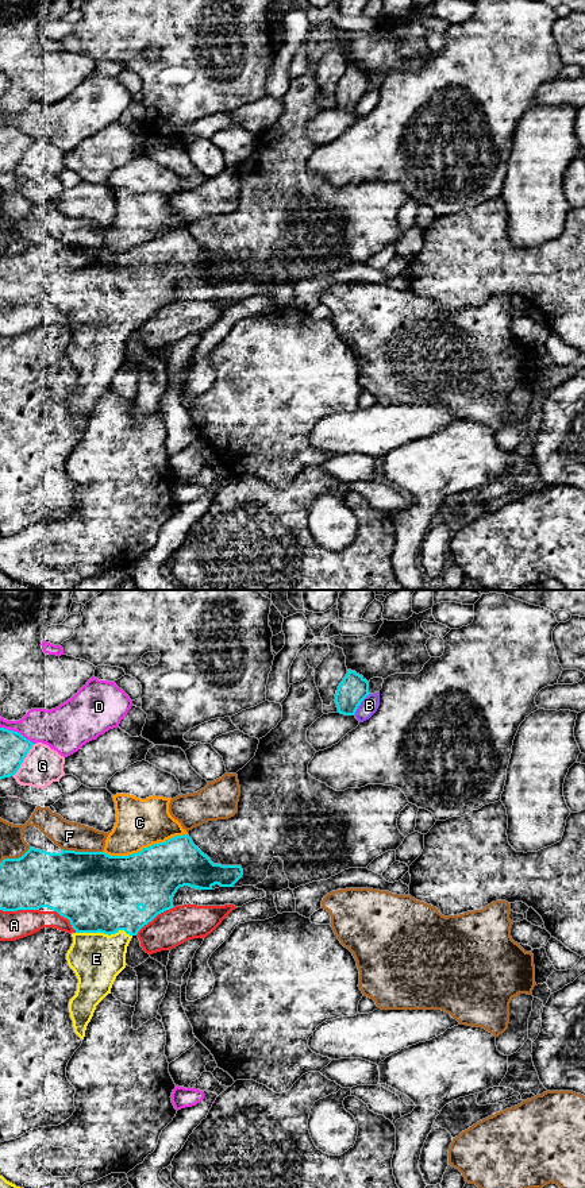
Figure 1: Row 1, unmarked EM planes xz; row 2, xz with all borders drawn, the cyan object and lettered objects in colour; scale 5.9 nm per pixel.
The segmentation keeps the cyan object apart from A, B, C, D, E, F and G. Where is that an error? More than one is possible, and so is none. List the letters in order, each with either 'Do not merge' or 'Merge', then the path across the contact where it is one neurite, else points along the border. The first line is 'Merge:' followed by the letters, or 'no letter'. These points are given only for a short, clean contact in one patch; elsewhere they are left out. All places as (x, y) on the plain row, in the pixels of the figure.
Merge: E
A: Do not merge
B: Do not merge
C: Do not merge
D: Do not merge
E: Merge. Path across: xz (97, 288), (104, 328), (96, 354)
F: Do not merge
G: Do not merge

